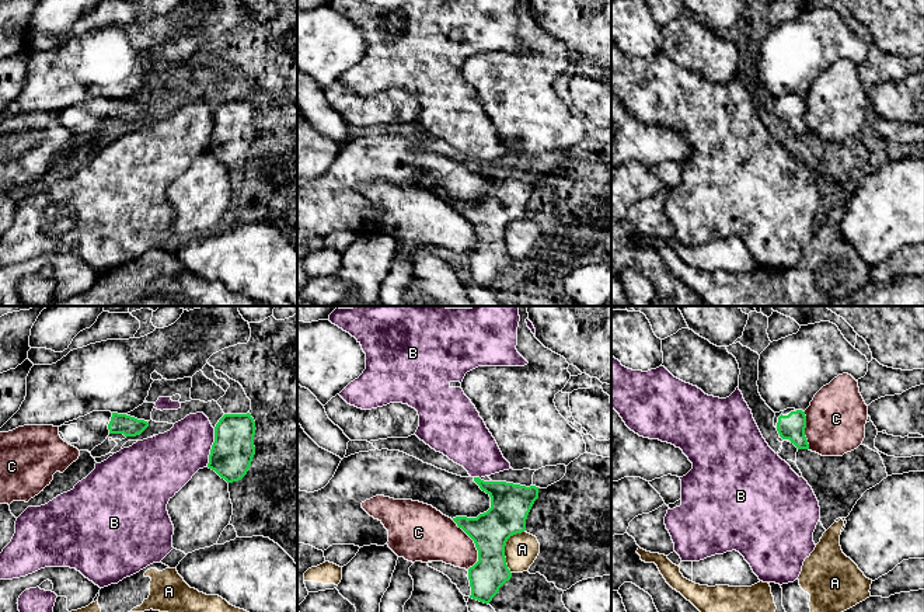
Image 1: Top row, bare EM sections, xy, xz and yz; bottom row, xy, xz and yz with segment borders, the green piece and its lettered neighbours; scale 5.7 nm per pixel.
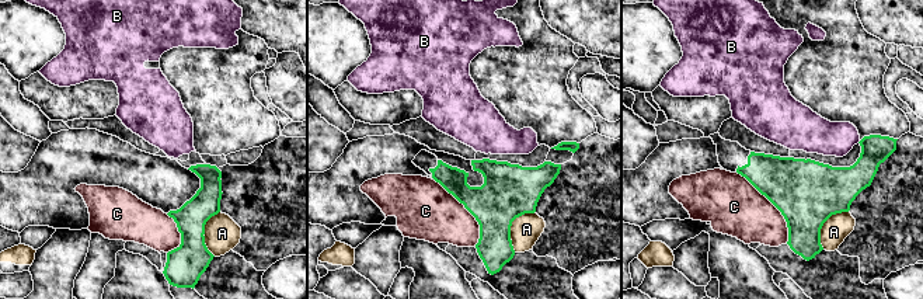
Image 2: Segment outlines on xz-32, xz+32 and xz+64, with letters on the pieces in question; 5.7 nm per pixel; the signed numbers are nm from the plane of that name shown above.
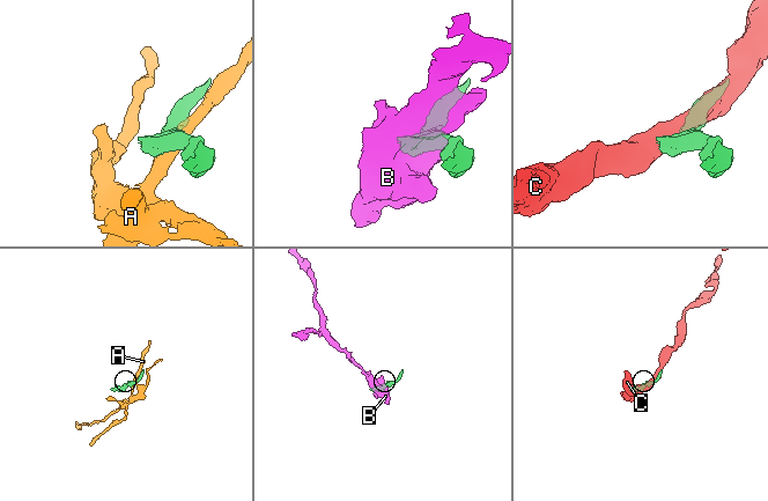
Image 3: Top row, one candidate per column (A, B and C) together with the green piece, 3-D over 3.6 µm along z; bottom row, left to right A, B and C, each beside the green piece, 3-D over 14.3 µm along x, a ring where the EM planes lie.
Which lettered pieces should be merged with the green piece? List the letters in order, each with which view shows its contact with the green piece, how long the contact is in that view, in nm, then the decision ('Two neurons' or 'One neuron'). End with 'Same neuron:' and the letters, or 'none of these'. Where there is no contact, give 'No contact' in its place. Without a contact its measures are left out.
A: Touches green in xz. Shared border 260 nm. Two neurons
B: Touches green in xy. Shared border 220 nm. Two neurons
C: Touches green in xz. Shared border 320 nm. Two neurons
Same neuron: none of these

